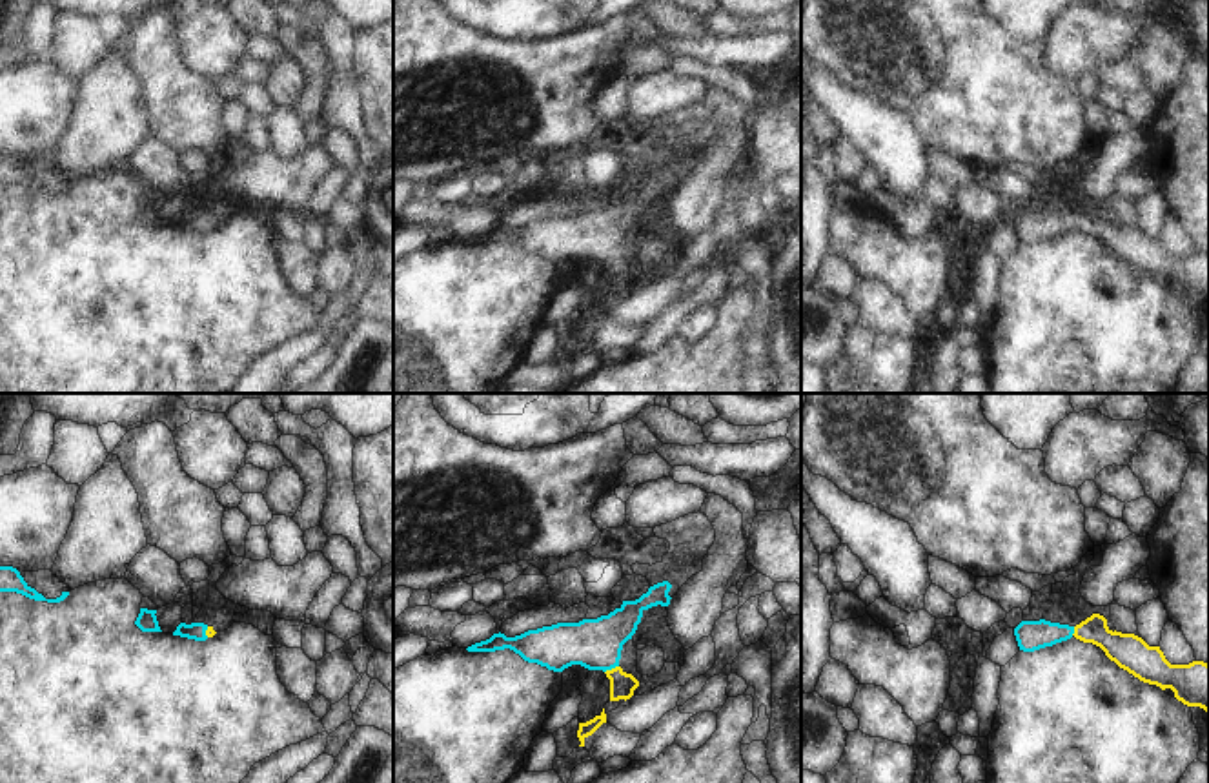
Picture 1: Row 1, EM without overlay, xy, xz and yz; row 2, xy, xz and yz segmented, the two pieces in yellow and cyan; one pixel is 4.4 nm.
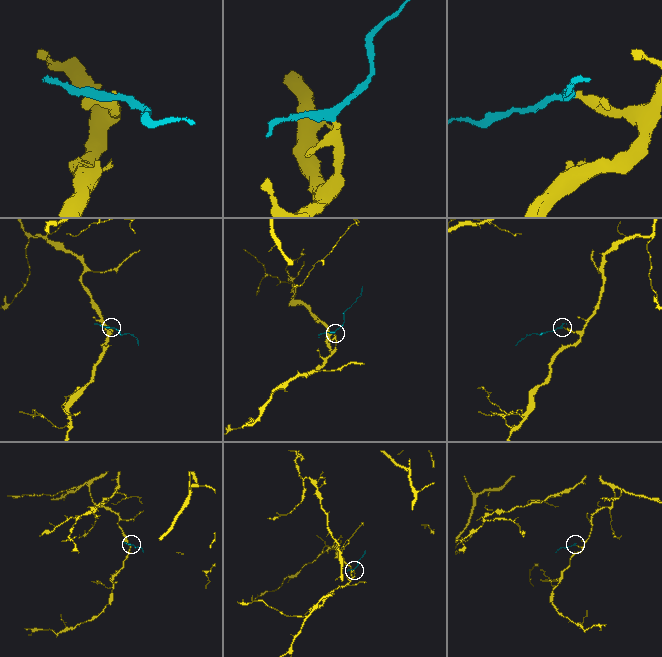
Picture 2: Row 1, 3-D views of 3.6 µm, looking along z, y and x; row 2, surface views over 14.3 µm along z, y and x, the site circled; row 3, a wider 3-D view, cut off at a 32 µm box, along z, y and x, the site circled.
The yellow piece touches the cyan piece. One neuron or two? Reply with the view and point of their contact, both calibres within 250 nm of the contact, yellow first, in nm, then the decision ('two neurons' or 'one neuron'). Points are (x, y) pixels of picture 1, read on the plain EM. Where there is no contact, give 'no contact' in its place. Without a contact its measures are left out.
contact xz (612, 261); calibres 110 and 220 nm; one neuron

